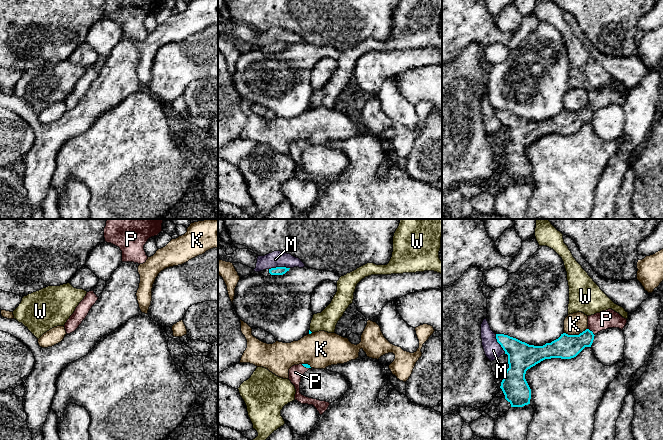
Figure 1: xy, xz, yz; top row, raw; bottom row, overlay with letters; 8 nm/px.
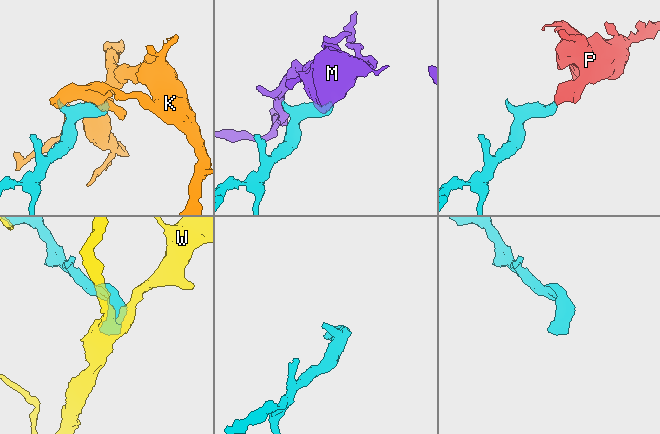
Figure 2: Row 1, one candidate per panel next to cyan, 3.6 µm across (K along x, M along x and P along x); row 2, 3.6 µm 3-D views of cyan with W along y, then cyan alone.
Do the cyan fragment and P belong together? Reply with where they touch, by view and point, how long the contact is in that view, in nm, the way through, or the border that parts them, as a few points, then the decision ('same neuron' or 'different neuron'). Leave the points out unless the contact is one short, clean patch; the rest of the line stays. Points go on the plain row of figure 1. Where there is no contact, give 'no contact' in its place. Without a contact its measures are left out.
yz (592, 108) | 80 nm | across yz (566, 122), (583, 116), (592, 108), (606, 95) | same neuron

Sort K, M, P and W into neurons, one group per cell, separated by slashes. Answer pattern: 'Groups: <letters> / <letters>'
Groups: K / M / P / W

